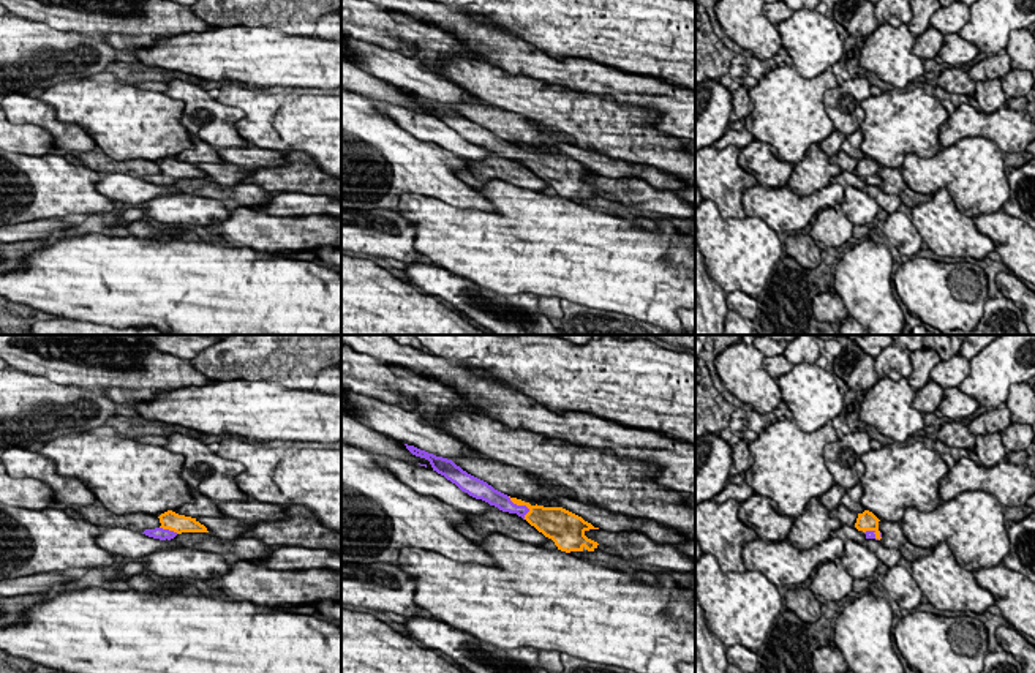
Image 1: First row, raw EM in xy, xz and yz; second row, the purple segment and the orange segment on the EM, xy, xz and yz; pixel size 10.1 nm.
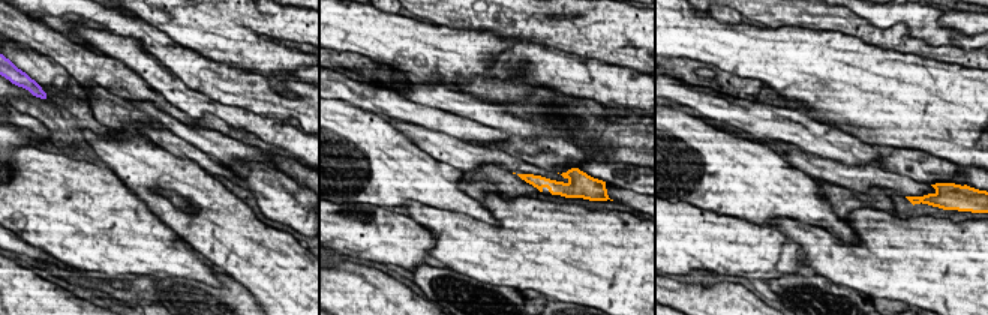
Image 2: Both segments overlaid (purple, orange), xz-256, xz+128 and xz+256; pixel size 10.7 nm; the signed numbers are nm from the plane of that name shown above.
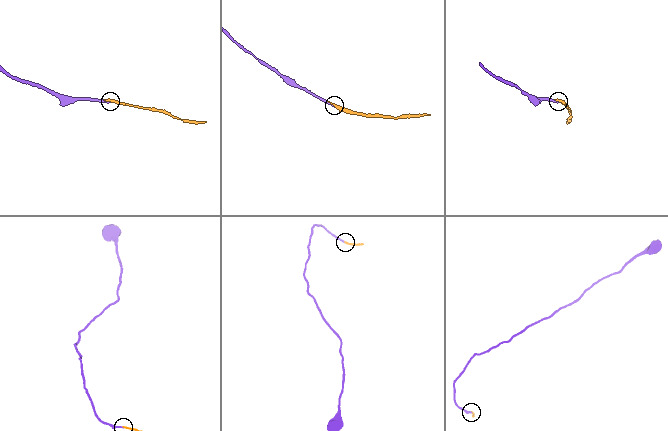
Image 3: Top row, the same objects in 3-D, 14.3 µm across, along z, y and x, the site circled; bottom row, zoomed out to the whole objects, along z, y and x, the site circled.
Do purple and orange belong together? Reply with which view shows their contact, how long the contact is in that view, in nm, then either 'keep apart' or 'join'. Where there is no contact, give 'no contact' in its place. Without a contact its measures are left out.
meets purple in xz; contact 300 nm long; join

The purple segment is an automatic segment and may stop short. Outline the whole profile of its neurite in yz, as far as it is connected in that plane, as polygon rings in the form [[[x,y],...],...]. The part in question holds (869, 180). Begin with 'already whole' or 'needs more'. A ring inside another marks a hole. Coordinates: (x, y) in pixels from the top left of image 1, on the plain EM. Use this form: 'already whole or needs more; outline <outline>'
needs more; outline [[[864,156],[863,160],[858,160],[855,174],[858,177],[863,177],[866,180],[866,185],[880,186],[882,179],[879,177],[879,167],[880,166],[872,158]]]

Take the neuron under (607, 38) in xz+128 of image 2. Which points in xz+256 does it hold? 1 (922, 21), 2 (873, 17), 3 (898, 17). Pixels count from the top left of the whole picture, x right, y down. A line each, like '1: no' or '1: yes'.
1: no
2: no
3: no

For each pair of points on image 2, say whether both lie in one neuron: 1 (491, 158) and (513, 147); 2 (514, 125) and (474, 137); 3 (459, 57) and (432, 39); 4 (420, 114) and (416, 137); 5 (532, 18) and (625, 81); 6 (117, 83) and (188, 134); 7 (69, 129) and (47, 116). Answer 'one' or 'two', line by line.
1: two
2: two
3: one
4: two
5: two
6: one
7: one

